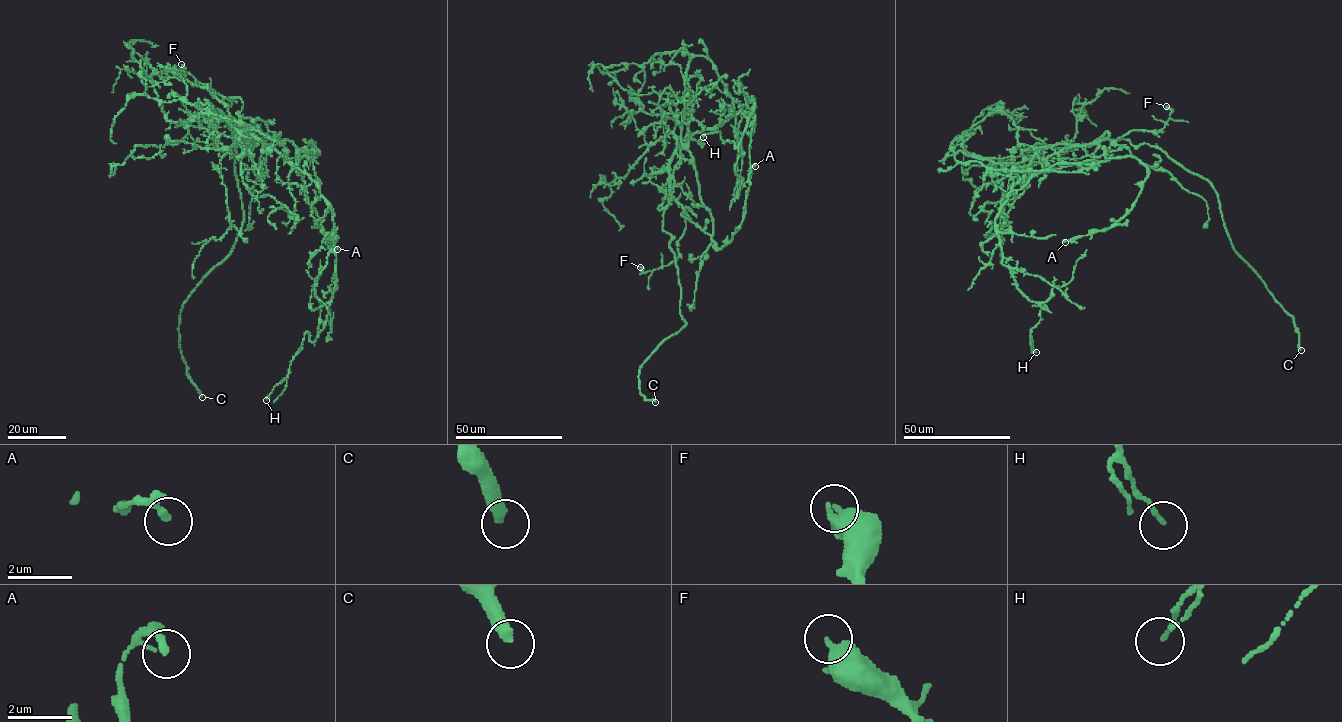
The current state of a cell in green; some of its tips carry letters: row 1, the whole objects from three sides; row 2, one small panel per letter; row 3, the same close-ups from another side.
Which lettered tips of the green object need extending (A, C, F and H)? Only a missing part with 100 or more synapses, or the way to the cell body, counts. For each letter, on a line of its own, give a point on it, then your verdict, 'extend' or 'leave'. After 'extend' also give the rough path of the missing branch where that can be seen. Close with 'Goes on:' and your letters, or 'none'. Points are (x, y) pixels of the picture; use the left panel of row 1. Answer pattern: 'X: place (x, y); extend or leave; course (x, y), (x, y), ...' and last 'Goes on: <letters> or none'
A: place (337, 249); leave
C: place (202, 397); extend; course (202, 397), (243, 423)
F: place (181, 64); leave
H: place (266, 400); leave
Goes on: C

